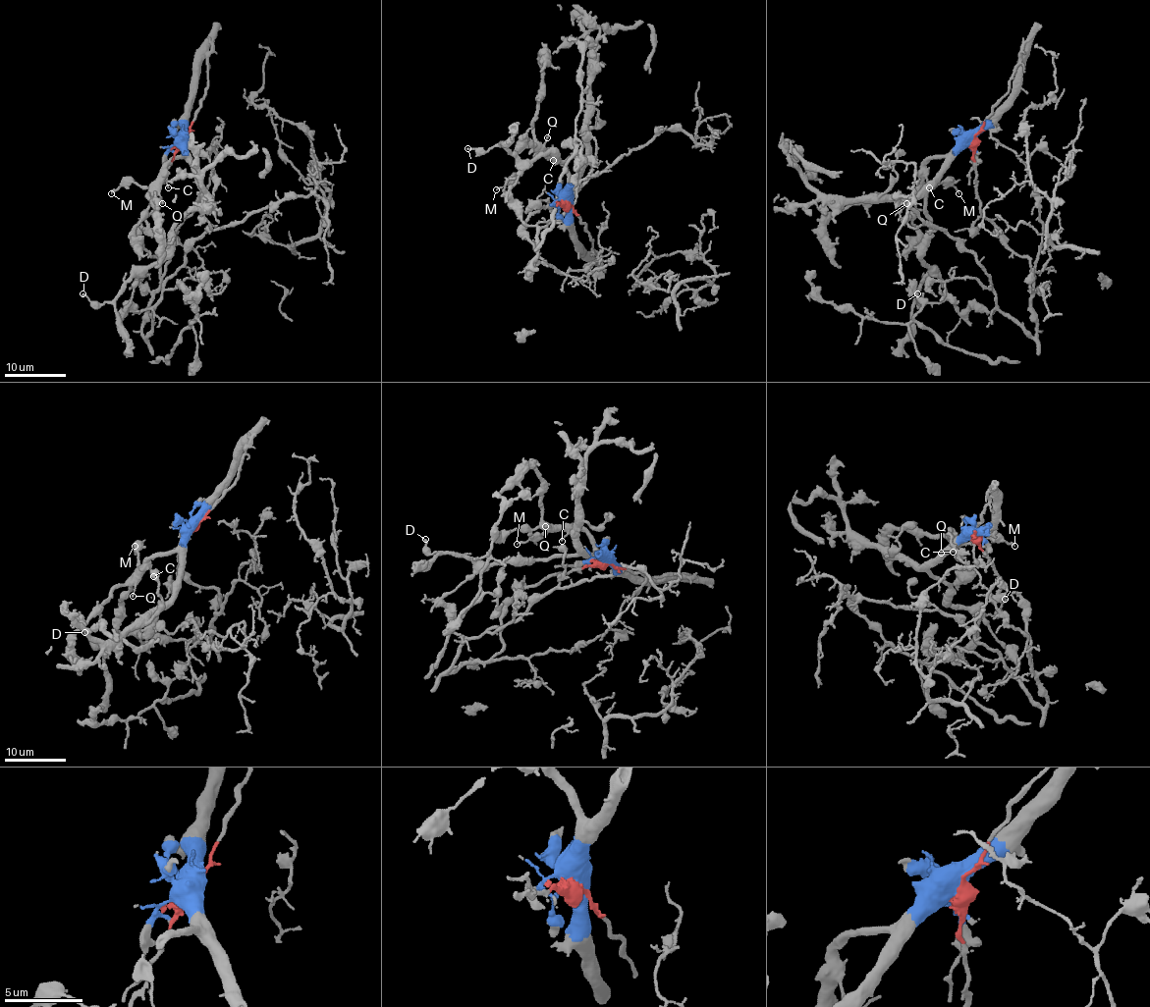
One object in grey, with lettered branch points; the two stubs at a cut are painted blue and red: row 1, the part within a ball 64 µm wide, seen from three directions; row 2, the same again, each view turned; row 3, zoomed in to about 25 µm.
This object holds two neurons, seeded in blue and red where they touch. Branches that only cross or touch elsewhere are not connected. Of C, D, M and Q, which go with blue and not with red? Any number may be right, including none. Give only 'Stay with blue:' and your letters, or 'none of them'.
Stay with blue: C, D, M, Q

